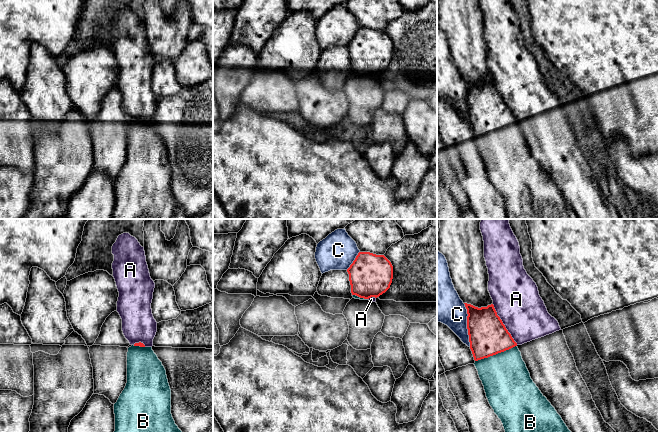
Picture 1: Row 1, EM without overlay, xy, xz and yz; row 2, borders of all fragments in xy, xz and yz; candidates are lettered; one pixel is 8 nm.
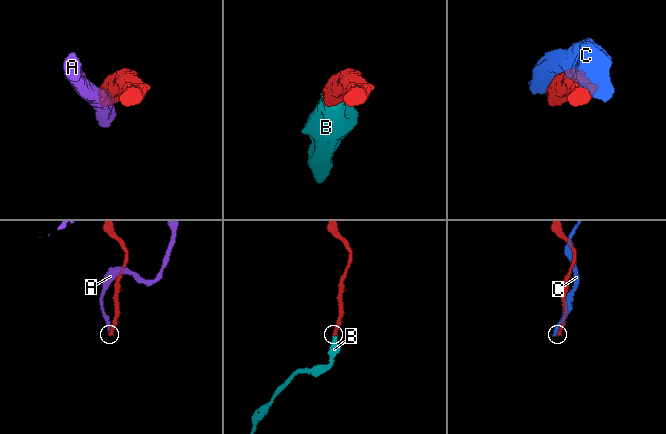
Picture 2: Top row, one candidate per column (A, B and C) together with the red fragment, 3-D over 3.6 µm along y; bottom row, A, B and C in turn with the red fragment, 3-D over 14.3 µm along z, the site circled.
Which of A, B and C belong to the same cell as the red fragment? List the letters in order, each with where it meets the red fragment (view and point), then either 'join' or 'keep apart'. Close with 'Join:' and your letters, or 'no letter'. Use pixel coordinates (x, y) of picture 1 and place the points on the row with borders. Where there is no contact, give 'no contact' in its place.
A: contact yz (503, 324); keep apart
B: contact yz (495, 354); join
C: contact yz (467, 325); keep apart
Join: B

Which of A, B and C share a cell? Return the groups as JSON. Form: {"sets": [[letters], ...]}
{"sets": [["A"], ["B"], ["C"]]}

